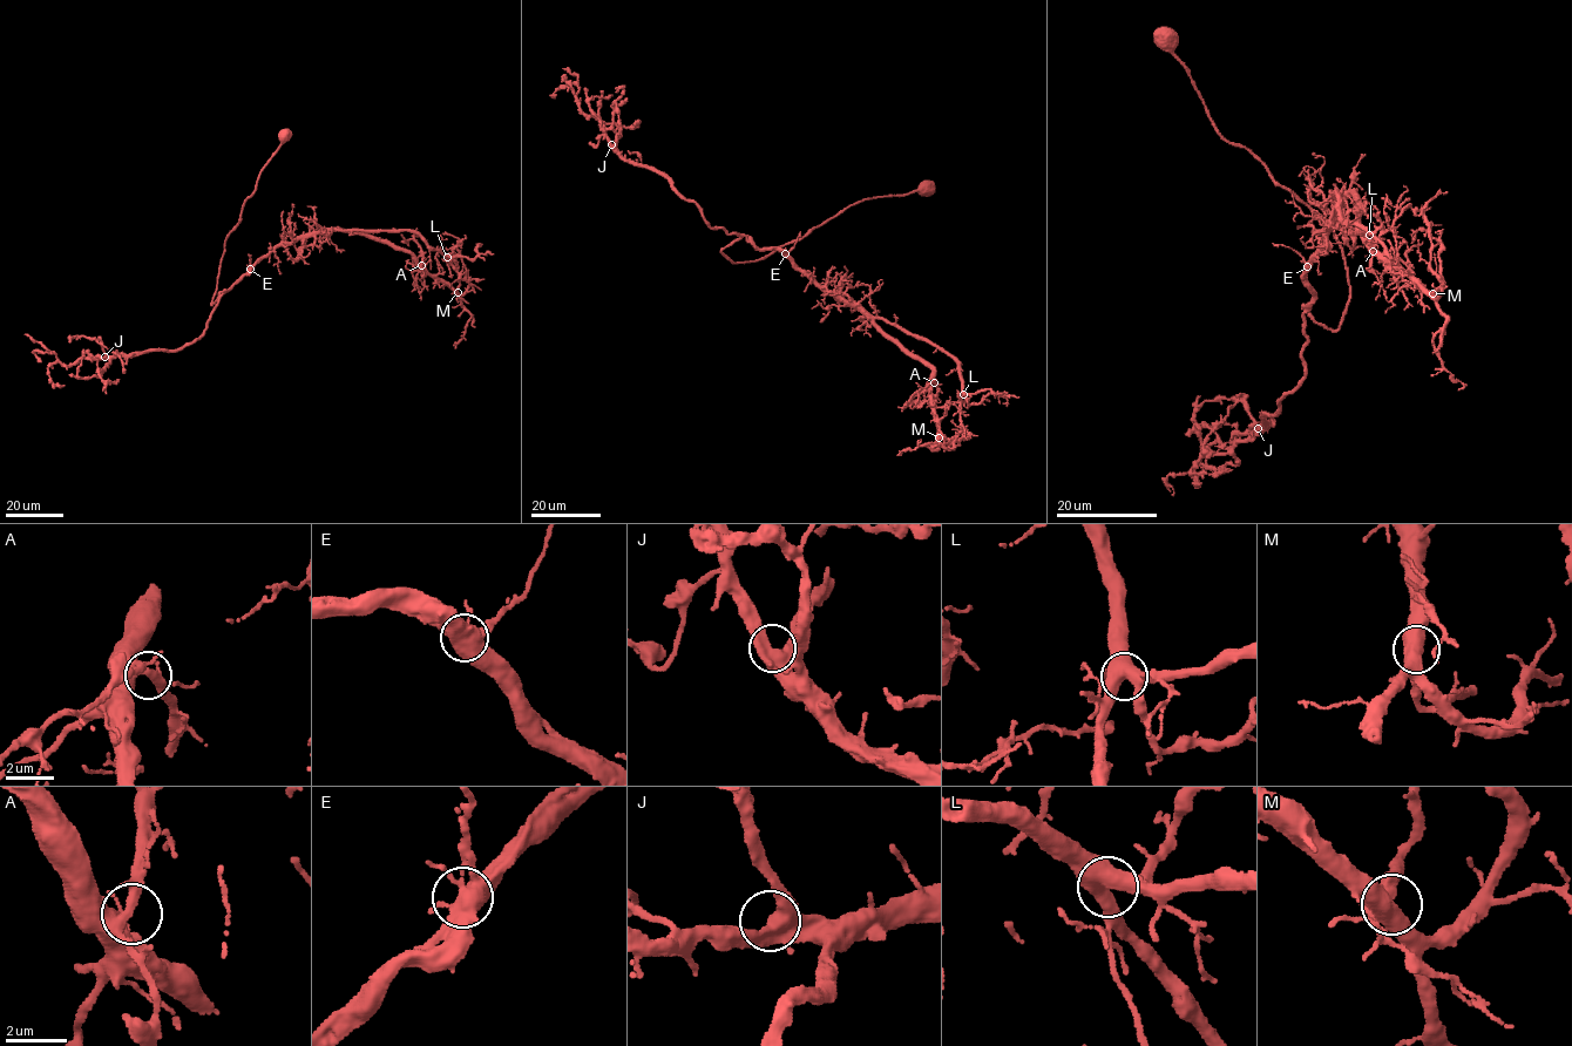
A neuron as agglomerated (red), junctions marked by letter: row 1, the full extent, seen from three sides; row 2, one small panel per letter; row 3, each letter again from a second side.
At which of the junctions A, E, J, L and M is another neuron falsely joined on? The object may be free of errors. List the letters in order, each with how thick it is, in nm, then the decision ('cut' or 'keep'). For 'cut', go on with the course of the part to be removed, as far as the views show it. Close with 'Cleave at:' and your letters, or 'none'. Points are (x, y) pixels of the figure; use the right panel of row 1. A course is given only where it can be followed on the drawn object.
A: 360 nm | keep
E: 600 nm | keep
J: 440 nm | keep
L: 480 nm | keep
M: 500 nm | keep
Cleave at: none

